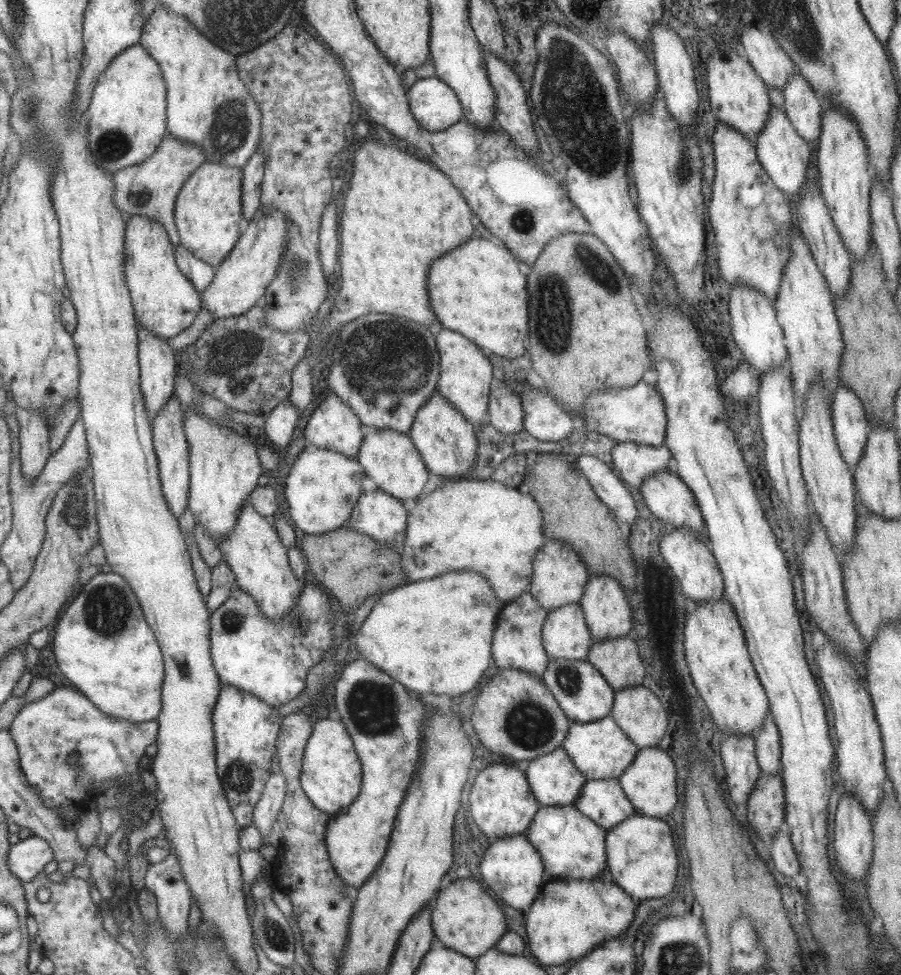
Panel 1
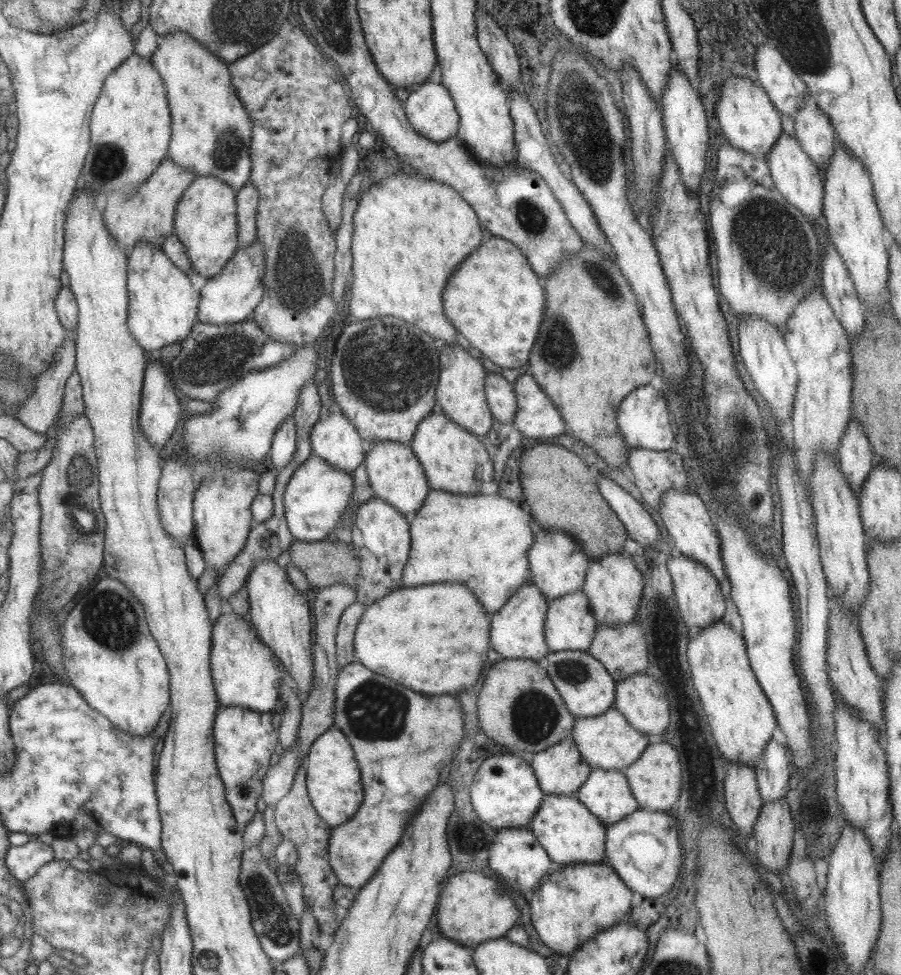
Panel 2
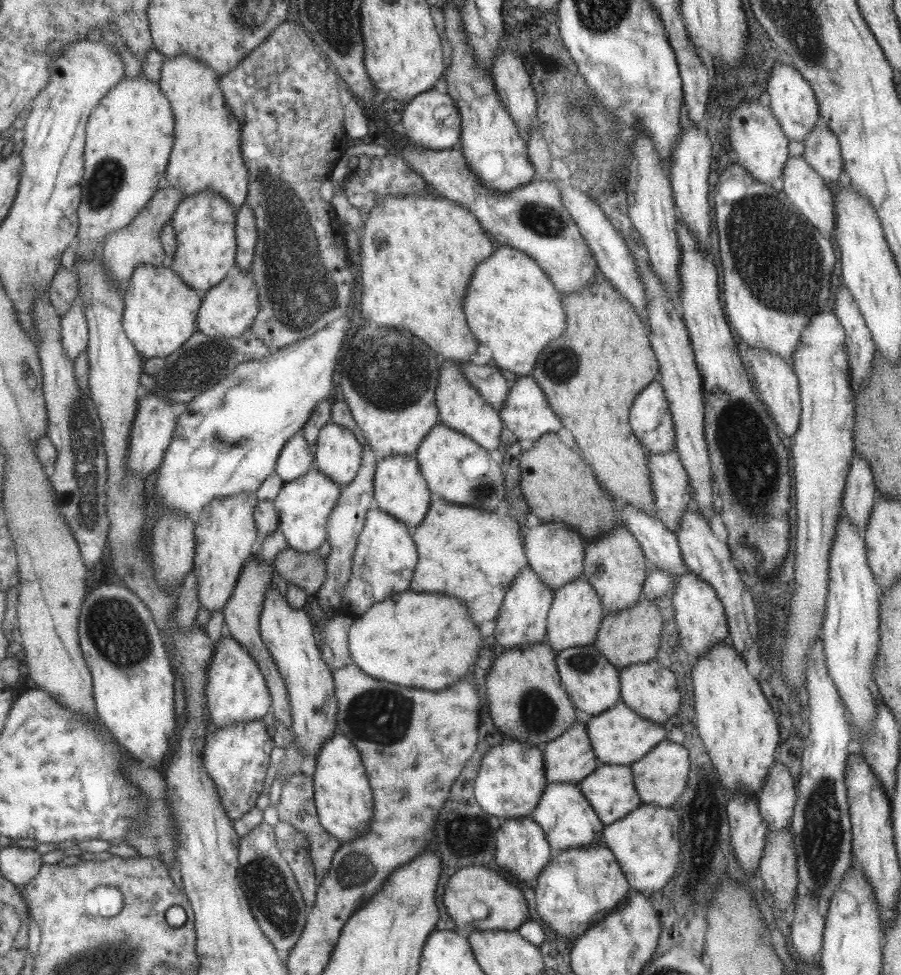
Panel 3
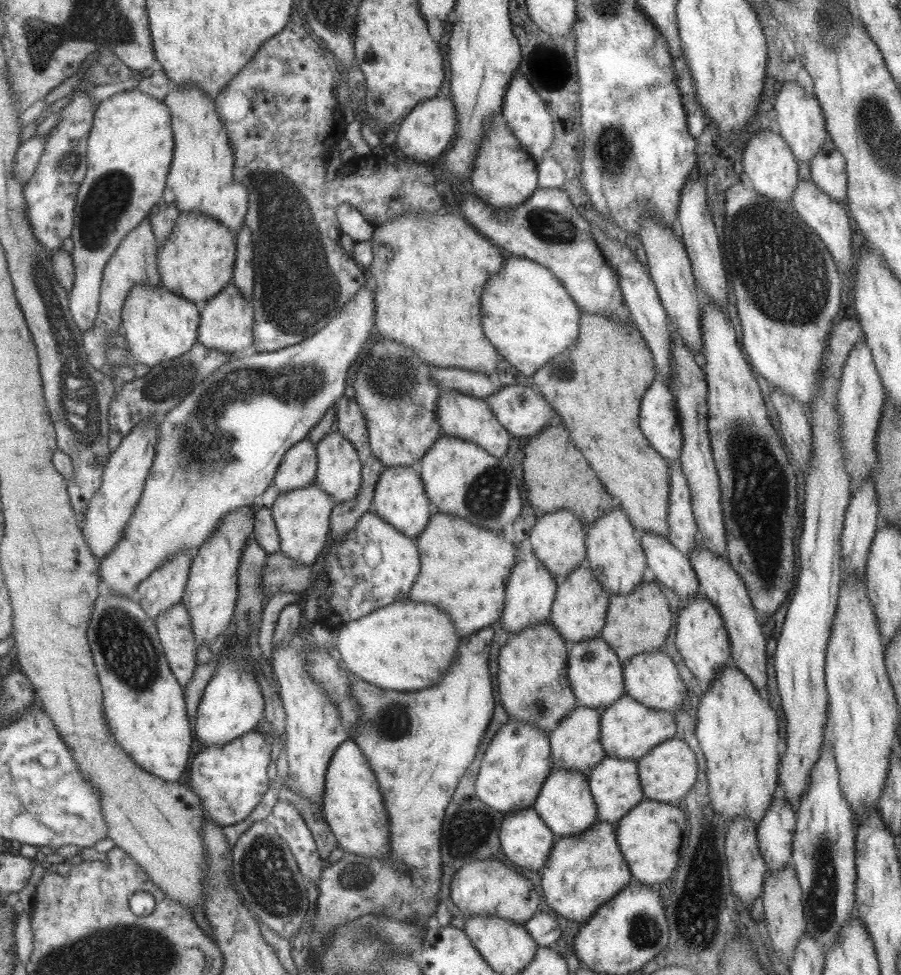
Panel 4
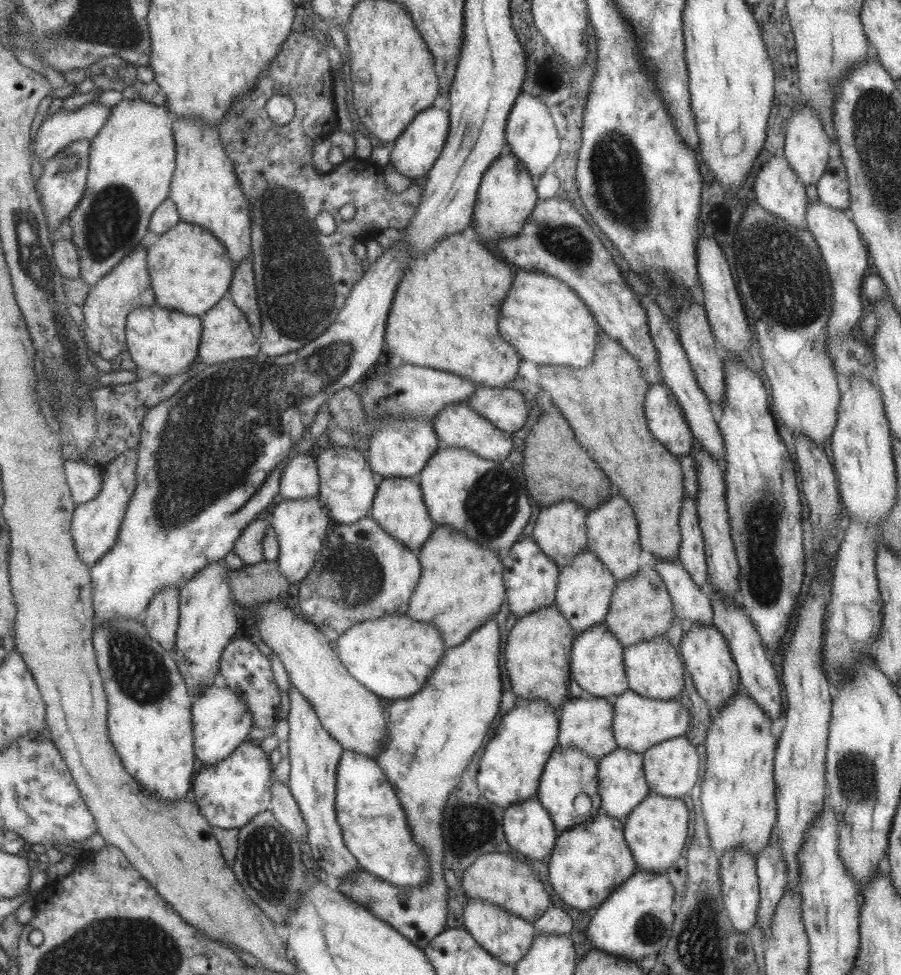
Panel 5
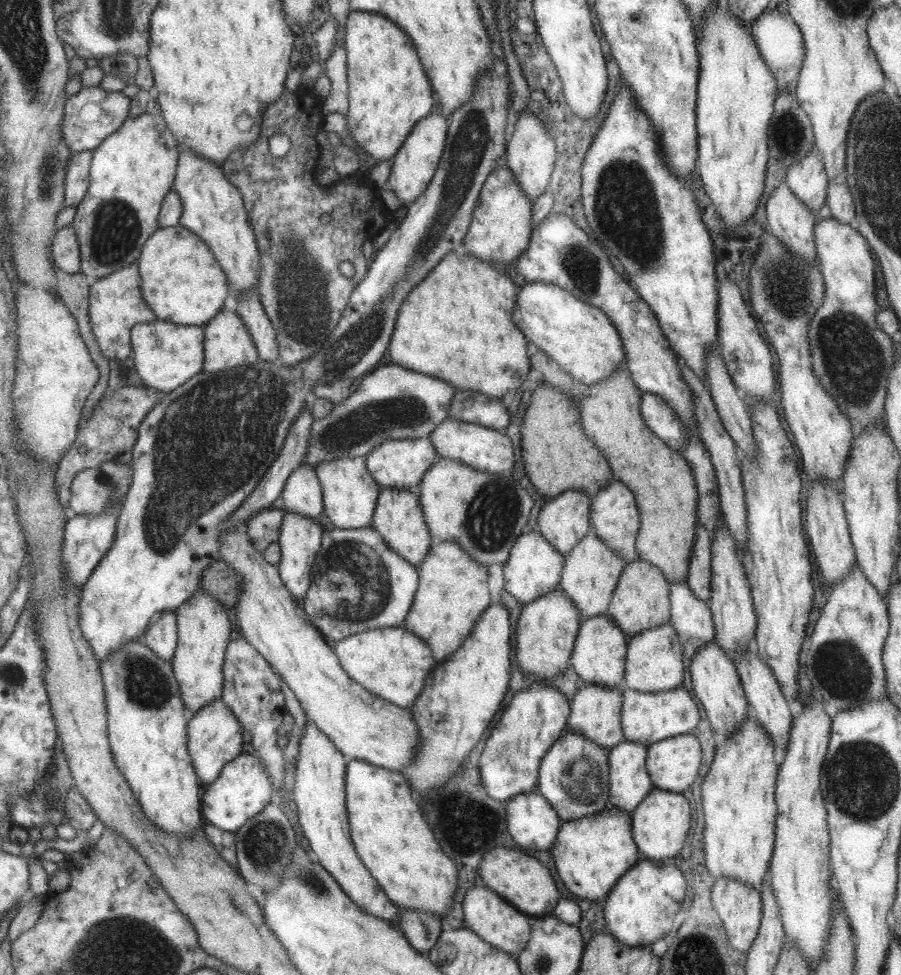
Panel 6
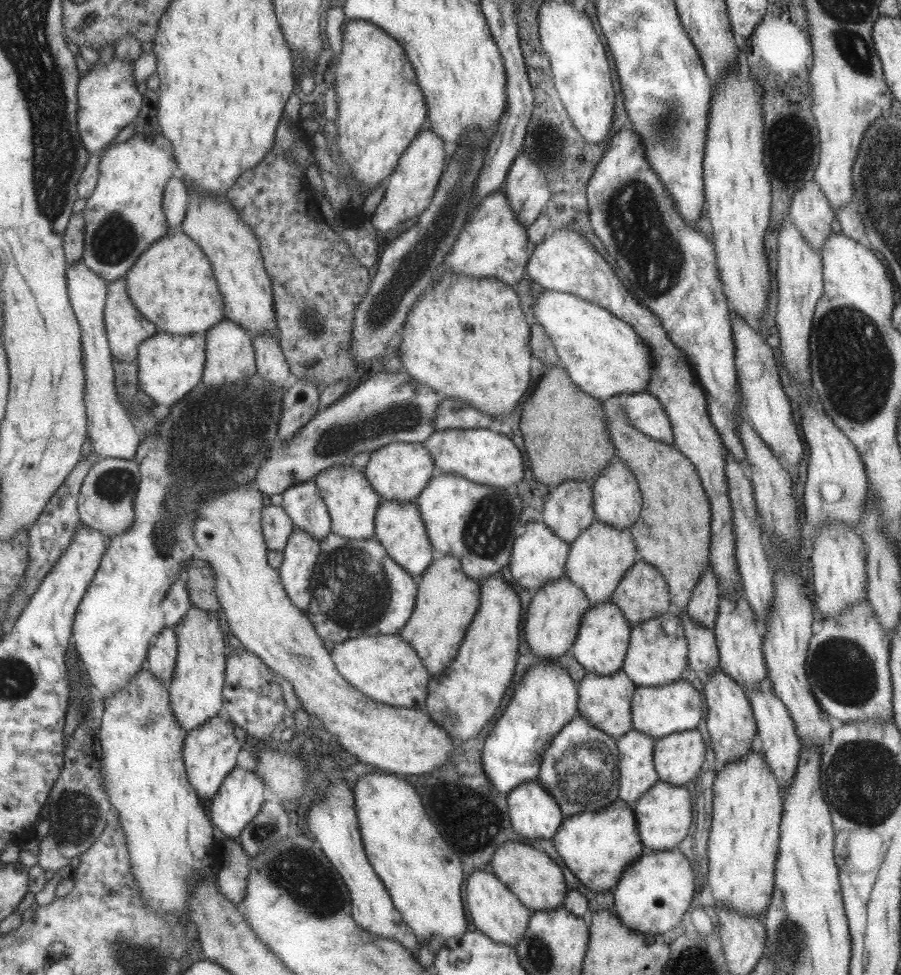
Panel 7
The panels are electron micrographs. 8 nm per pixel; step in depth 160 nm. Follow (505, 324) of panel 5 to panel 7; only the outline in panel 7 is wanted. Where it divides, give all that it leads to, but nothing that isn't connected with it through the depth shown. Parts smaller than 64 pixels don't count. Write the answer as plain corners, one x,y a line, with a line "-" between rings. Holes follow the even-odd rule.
549,290
534,300
532,315
553,343
559,365
582,392
601,402
617,394
647,392
653,361
649,348
629,324
578,296

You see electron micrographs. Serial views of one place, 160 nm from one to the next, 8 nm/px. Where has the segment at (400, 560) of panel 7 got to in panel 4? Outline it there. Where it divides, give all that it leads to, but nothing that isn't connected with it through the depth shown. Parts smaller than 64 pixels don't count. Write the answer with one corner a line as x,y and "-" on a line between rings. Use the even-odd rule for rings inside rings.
410,466
384,467
373,490
371,511
388,522
401,534
416,537
429,520
429,500
425,496
421,477

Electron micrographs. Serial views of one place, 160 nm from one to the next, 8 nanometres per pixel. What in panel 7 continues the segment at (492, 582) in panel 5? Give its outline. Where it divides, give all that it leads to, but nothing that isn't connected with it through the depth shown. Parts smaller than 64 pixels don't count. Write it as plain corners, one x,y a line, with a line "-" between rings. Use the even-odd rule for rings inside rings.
449,554
433,555
431,564
427,566
423,574
418,578
416,597
411,616
407,619
405,626
403,626
398,634
401,640
405,640
413,648
430,676
439,674
455,658
458,648
461,646
461,641
465,637
467,627
479,606
479,601
480,585
475,579
470,579
462,571
459,559

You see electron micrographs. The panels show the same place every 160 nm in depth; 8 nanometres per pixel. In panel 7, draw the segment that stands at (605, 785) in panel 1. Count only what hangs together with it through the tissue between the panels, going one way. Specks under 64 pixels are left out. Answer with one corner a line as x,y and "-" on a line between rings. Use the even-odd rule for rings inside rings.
633,729
616,739
620,756
618,798
626,803
633,804
658,781
652,761
654,740

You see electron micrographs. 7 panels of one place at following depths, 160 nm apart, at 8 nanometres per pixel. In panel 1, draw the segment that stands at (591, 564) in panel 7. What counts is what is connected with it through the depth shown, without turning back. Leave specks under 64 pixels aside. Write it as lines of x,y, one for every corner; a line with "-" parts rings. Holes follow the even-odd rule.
572,602
549,610
542,624
541,641
551,659
586,660
592,641
580,604

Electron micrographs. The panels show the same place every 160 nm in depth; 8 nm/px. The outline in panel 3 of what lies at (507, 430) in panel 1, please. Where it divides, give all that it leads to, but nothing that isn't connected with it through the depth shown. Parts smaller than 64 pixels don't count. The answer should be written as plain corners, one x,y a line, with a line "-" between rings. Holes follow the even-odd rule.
466,362
460,363
458,367
461,370
461,376
465,376
481,399
498,411
509,393
507,380
501,376
498,368
488,365
474,366

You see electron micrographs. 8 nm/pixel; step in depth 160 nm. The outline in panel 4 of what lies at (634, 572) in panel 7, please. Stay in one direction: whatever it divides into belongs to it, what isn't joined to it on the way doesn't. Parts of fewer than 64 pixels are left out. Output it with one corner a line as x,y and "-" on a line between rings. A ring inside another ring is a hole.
655,580
641,581
625,596
611,596
600,637
617,655
619,662
642,652
655,652
664,644
671,628
671,610

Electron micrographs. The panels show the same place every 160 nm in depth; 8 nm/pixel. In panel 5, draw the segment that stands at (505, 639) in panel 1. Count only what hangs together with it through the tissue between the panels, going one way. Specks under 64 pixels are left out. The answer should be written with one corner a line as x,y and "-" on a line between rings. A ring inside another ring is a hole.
523,536
509,548
507,557
502,560
502,579
506,588
506,600
511,614
518,619
538,608
554,604
559,568
539,550
530,536

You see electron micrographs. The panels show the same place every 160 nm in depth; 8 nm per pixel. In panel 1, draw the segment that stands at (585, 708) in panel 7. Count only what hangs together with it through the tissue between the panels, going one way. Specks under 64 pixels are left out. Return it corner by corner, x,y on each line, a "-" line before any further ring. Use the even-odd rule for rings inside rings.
561,746
530,760
524,773
540,806
572,804
587,781

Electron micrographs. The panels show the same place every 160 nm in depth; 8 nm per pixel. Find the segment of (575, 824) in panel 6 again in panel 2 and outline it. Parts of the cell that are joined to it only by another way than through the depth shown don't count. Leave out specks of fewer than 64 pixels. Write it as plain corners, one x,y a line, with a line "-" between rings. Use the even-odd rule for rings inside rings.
605,862
554,867
527,895
530,920
539,940
547,948
558,956
571,955
597,932
626,918
631,908
631,893

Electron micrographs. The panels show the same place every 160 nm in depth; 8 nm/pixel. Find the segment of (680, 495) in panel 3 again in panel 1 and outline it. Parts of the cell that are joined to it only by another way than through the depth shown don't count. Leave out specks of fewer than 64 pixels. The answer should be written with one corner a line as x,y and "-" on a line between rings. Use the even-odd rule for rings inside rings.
631,441
616,442
611,449
613,470
627,485
637,487
651,473
674,471
669,449

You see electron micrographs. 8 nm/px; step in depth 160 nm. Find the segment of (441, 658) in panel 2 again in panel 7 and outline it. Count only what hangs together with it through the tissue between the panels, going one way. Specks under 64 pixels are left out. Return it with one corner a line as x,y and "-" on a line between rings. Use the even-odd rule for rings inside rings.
398,634
345,639
334,643
330,655
335,670
362,695
389,706
423,710
430,674
413,648

